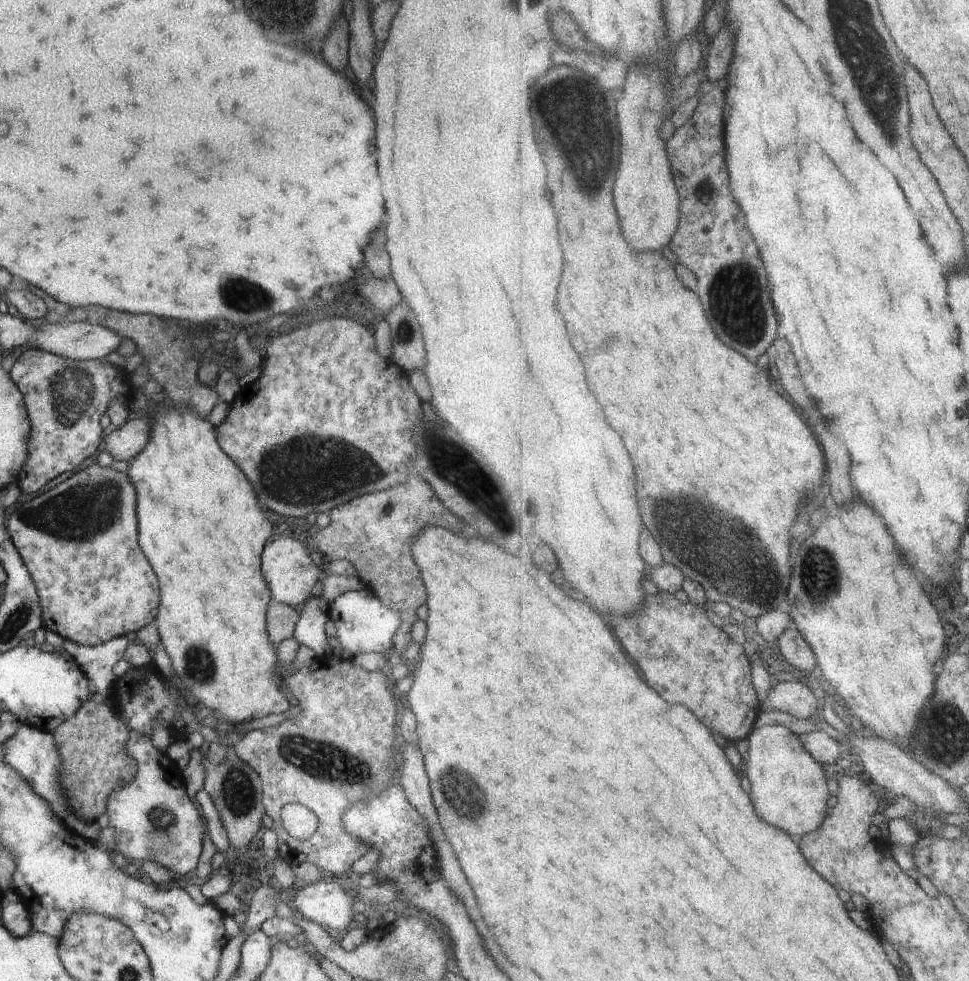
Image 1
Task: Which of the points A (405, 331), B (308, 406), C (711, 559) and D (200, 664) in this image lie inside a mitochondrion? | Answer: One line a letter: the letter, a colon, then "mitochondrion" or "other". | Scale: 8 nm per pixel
A: mitochondrion
B: other
C: mitochondrion
D: mitochondrion

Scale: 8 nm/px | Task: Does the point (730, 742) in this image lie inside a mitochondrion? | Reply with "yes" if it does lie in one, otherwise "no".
no

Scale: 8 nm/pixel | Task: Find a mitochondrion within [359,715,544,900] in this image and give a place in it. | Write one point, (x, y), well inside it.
(459, 786)

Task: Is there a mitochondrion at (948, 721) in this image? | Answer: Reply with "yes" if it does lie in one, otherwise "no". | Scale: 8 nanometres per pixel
yes

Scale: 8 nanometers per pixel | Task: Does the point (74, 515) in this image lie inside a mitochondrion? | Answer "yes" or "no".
yes

